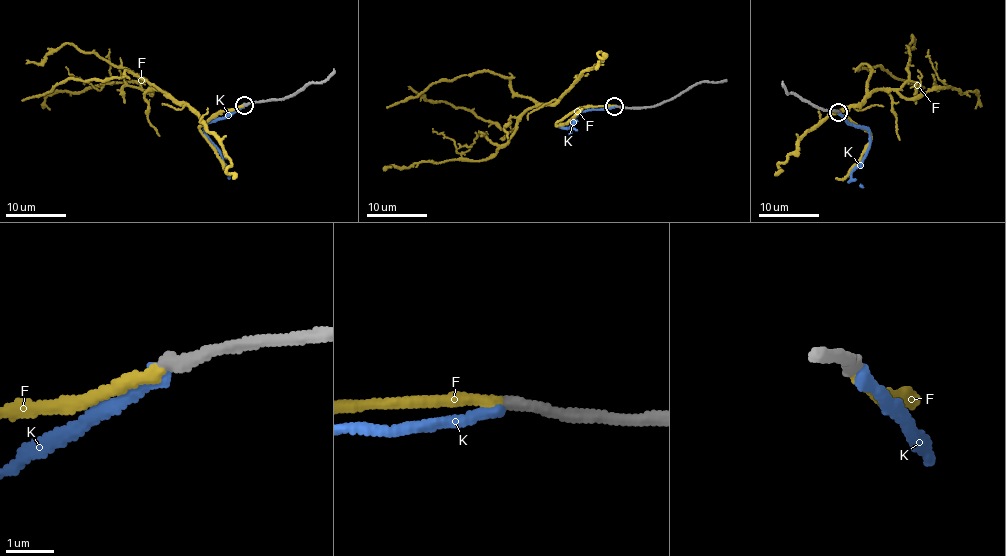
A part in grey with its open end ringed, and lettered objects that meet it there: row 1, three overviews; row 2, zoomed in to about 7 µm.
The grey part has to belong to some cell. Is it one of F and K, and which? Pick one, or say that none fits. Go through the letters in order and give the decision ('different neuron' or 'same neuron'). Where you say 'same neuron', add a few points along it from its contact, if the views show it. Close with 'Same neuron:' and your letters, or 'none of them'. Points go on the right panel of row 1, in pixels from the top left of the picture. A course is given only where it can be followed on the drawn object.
F: same neuron
K: different neuron
Same neuron: F

